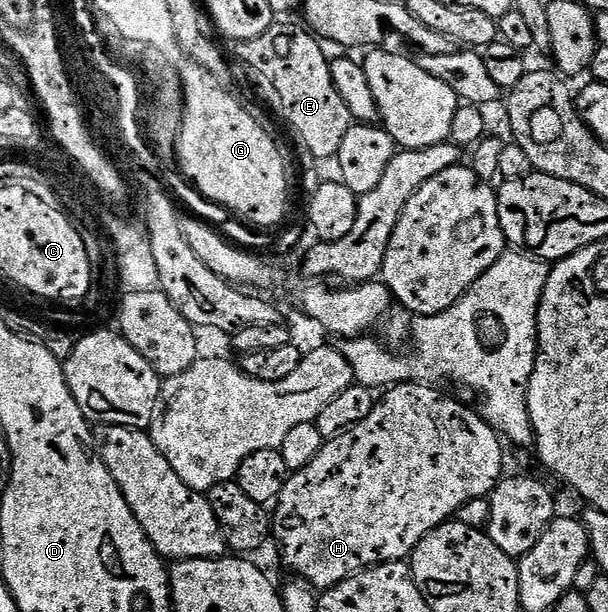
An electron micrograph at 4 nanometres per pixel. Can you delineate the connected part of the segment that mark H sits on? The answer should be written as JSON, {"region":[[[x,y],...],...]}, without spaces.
{"region":[[[405,383],[403,385],[391,386],[377,400],[376,405],[353,429],[348,429],[339,437],[325,440],[322,451],[310,463],[310,467],[302,467],[302,471],[291,474],[282,487],[282,495],[274,503],[274,512],[271,514],[272,522],[271,536],[280,540],[280,557],[284,560],[286,568],[301,581],[307,581],[313,589],[323,591],[332,589],[346,578],[352,577],[355,573],[361,573],[364,569],[370,569],[373,565],[385,565],[388,561],[403,561],[411,558],[412,553],[418,547],[420,540],[430,531],[434,531],[443,525],[444,522],[453,520],[456,512],[462,507],[462,503],[470,503],[470,499],[488,497],[492,489],[502,480],[504,469],[504,453],[500,450],[501,438],[488,426],[483,417],[475,408],[467,409],[460,401],[439,393],[439,388],[427,383]]]}

